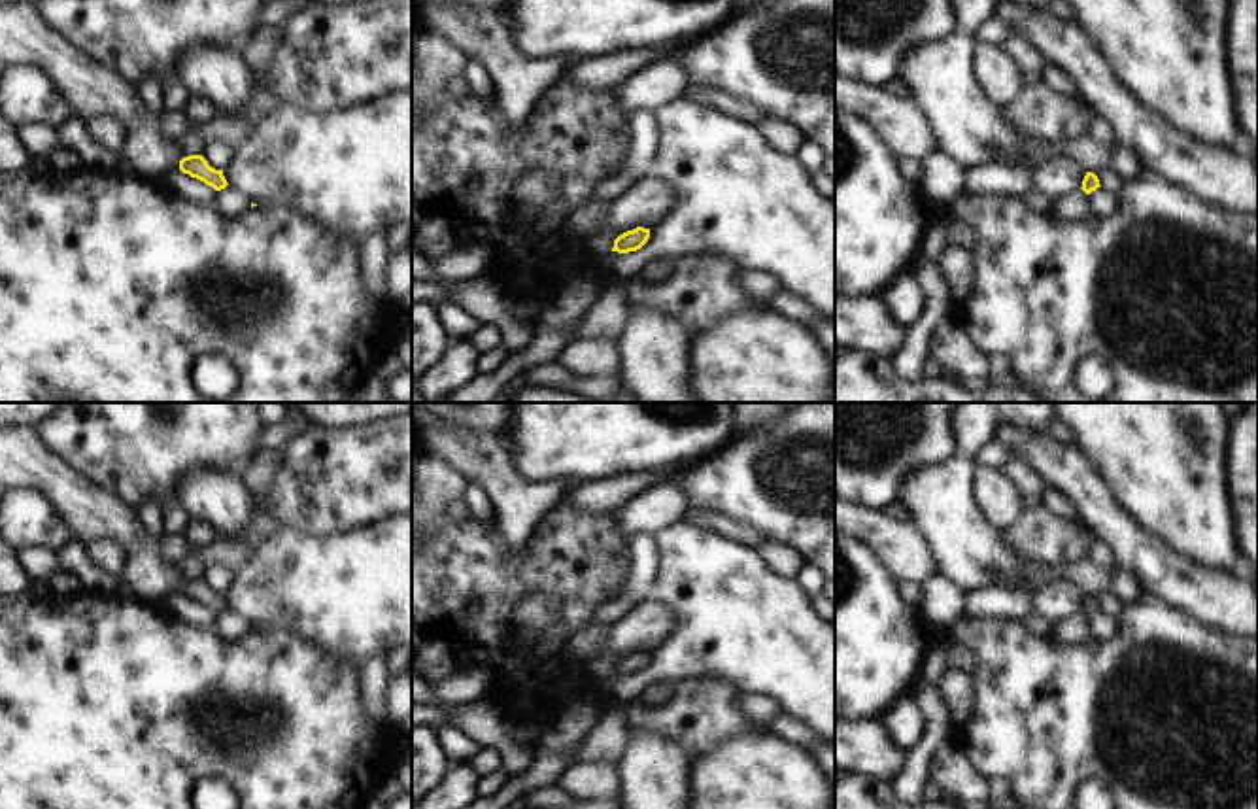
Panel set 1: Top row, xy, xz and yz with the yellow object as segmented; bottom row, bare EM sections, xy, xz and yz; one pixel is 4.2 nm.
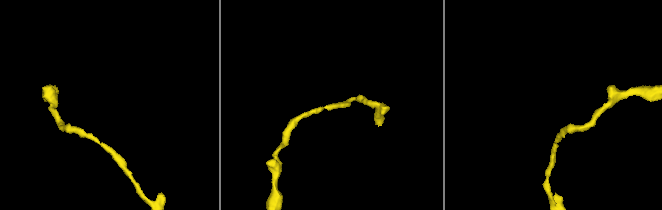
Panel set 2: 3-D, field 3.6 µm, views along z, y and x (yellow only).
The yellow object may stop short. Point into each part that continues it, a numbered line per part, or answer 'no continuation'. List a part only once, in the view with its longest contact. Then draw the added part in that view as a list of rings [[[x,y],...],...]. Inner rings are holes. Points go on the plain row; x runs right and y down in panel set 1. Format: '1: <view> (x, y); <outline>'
no continuation

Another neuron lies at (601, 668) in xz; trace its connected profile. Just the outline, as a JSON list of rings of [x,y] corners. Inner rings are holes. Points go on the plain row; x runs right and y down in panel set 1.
[[[604,654],[599,658],[593,658],[586,665],[586,682],[587,684],[599,684],[601,680],[608,679],[614,671],[614,663],[623,658],[620,654]]]

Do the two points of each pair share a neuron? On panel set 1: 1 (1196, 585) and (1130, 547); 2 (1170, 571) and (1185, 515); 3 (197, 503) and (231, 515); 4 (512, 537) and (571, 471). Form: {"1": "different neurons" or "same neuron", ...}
{"1": "same neuron", "2": "different neurons", "3": "same neuron", "4": "different neurons"}

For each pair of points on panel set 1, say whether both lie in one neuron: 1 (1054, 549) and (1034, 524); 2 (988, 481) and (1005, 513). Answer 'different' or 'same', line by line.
1: same
2: same

